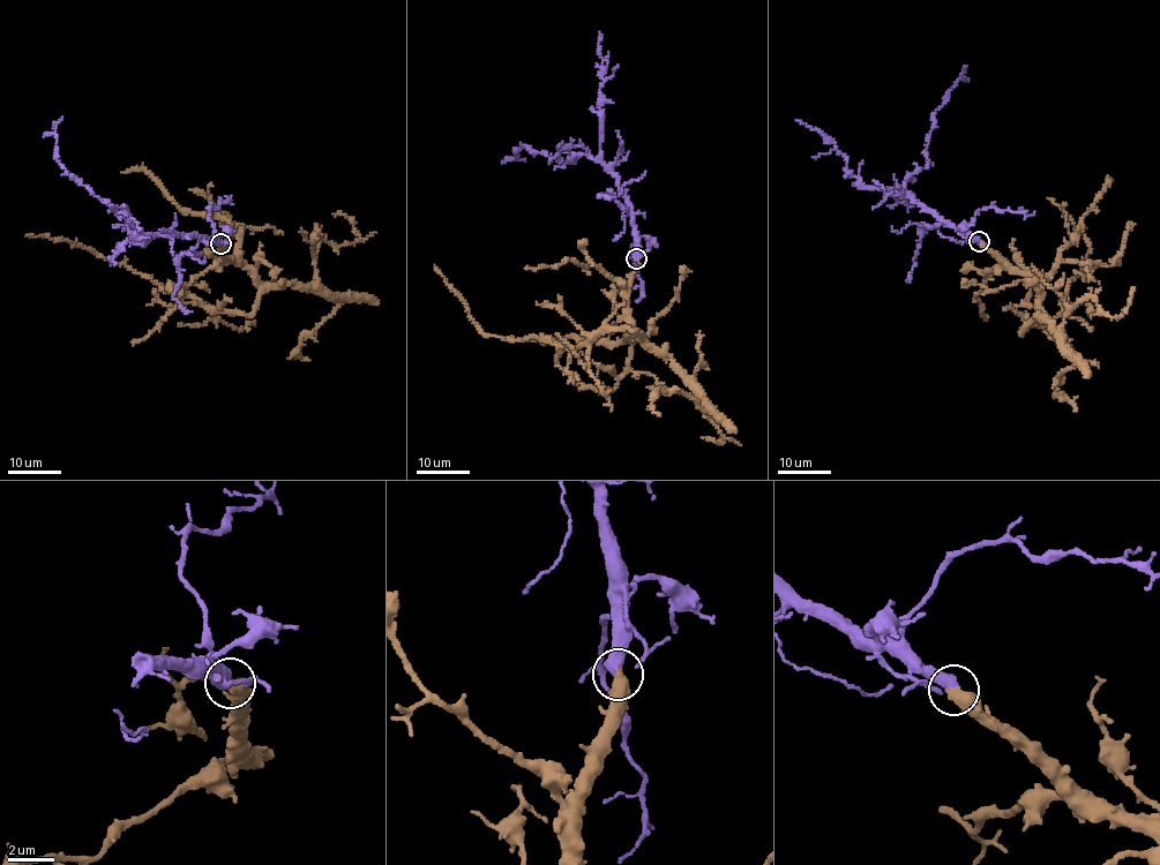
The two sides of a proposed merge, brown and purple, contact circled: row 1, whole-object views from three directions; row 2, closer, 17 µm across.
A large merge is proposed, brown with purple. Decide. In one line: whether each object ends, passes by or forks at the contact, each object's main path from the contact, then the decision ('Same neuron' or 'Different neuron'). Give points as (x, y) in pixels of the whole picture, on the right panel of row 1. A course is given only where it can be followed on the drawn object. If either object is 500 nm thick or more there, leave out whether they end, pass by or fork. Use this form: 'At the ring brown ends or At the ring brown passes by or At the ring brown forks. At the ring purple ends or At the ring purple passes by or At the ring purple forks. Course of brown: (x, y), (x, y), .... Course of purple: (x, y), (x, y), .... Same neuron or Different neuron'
Course of brown: (979, 241), (1008, 266), (1027, 272), (1038, 290), (1034, 320), (1020, 332), (1055, 317), (1091, 247), (1047, 198). Course of purple: (979, 241), (940, 223), (905, 194), (903, 186), (915, 171), (928, 164), (926, 149), (935, 112), (966, 66). Same neuron

